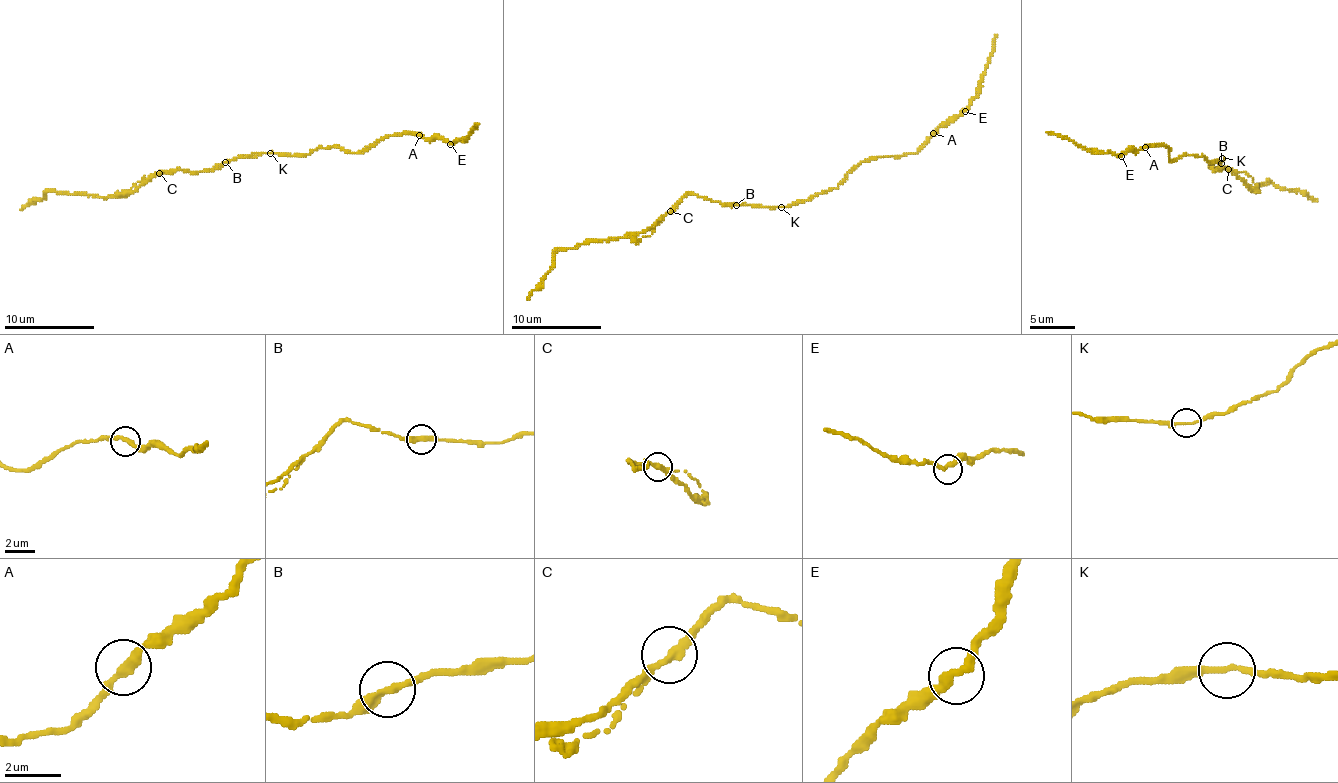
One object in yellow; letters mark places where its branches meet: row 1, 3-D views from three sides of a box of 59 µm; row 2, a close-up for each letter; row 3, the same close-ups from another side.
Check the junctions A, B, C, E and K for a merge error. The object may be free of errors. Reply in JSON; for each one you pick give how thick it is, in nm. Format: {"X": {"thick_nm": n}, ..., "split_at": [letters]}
{"split_at": []}

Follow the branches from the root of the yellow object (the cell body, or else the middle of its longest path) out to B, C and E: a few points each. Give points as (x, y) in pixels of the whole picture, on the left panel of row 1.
B: (270, 153), (241, 155), (225, 162)
C: (270, 153), (241, 155), (207, 171), (173, 169), (159, 173)
E: (270, 153), (306, 156), (330, 146), (356, 153), (403, 133), (445, 139), (450, 144)

